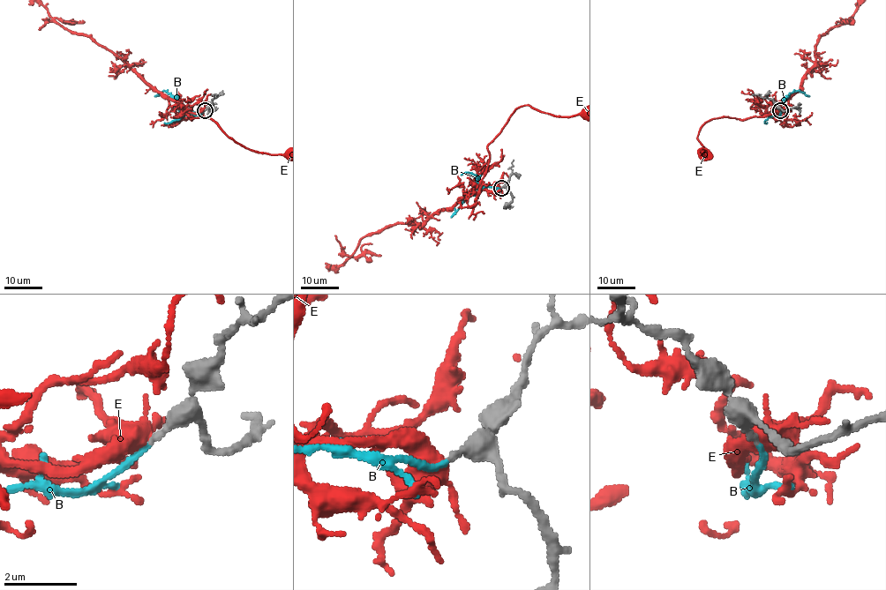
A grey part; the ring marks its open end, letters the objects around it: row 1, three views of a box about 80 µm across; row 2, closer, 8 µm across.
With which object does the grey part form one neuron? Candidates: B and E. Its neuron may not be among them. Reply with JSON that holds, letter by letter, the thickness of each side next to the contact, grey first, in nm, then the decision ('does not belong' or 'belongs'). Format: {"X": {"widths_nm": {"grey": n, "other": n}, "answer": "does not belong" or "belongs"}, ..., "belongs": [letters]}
{"B": {"widths_nm": {"grey": 220, "other": 140}, "answer": "belongs"}, "E": {"widths_nm": {"grey": 280, "other": 400}, "answer": "does not belong"}, "belongs": ["B"]}

